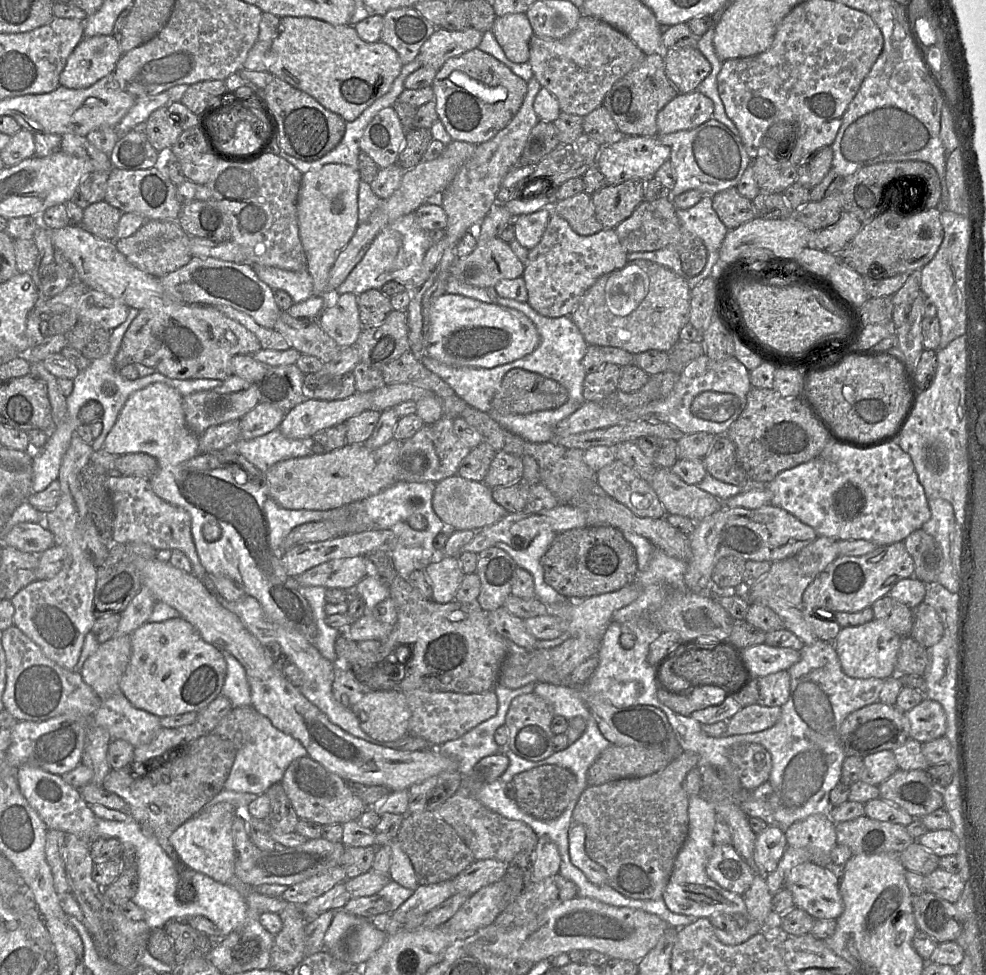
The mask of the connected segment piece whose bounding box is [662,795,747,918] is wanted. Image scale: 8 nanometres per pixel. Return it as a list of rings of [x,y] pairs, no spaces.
[[[692,795],[688,798],[688,833],[680,849],[669,881],[664,889],[662,900],[670,911],[695,918],[709,918],[713,914],[741,914],[747,917],[747,907],[743,895],[728,891],[711,880],[705,871],[713,847],[713,830],[718,820],[717,814],[706,799],[701,795]]]

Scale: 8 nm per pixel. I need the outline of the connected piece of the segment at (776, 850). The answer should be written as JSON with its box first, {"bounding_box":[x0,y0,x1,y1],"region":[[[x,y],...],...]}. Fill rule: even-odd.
{"bounding_box":[754,825,787,875],"region":[[[768,825],[756,835],[754,860],[759,871],[767,875],[773,872],[787,848],[785,833],[778,825]]]}

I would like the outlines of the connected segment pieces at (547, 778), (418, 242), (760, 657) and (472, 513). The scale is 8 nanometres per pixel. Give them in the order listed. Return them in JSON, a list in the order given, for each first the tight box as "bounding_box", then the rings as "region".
[{"bounding_box":[511,764,576,820],"region":[[[546,764],[515,775],[511,783],[515,788],[515,801],[522,811],[540,820],[552,820],[569,806],[576,788],[576,777],[567,768]]]},{"bounding_box":[336,213,431,296],"region":[[[415,213],[404,215],[382,229],[372,241],[361,261],[336,289],[336,294],[353,293],[356,296],[370,290],[380,290],[391,281],[401,281],[408,286],[420,272],[426,252],[431,246],[429,232],[416,223]]]},{"bounding_box":[740,643,801,677],"region":[[[765,643],[740,648],[742,663],[755,677],[787,670],[800,661],[801,653],[793,648],[773,647]]]},{"bounding_box":[432,475,508,532],"region":[[[458,475],[445,478],[435,484],[432,507],[446,527],[457,531],[477,532],[508,515],[508,512],[494,501],[491,488],[483,482],[470,481]]]}]

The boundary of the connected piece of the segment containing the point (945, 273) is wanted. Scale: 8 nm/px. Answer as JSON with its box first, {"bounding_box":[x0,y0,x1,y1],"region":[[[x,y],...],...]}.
{"bounding_box":[918,210,969,349],"region":[[[949,210],[940,212],[943,240],[932,260],[918,273],[921,293],[936,307],[940,324],[939,349],[965,335],[965,274],[966,252],[969,241],[969,222],[966,216]]]}

